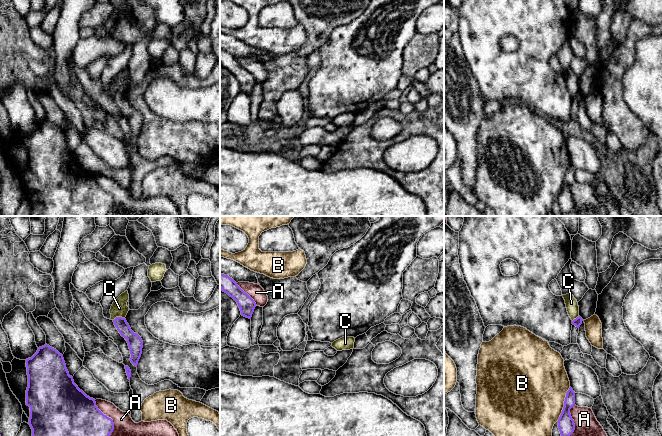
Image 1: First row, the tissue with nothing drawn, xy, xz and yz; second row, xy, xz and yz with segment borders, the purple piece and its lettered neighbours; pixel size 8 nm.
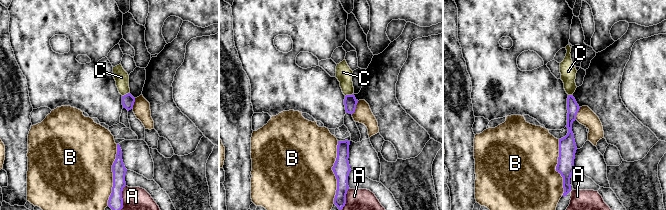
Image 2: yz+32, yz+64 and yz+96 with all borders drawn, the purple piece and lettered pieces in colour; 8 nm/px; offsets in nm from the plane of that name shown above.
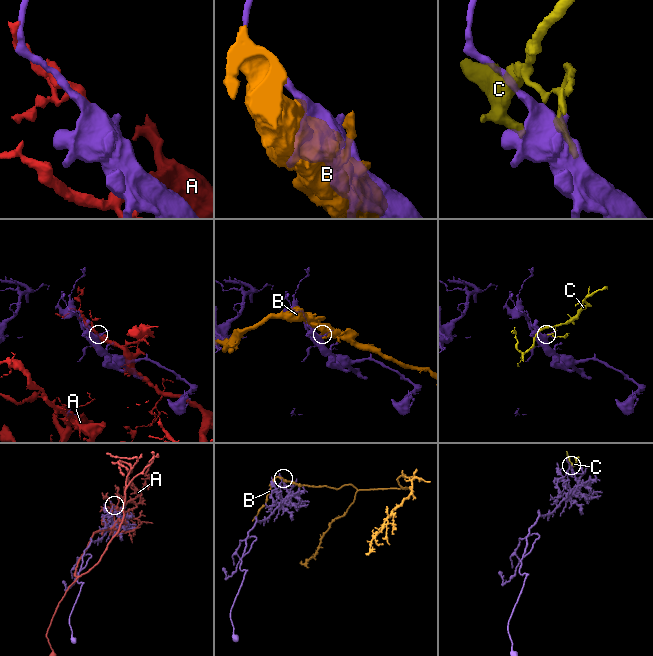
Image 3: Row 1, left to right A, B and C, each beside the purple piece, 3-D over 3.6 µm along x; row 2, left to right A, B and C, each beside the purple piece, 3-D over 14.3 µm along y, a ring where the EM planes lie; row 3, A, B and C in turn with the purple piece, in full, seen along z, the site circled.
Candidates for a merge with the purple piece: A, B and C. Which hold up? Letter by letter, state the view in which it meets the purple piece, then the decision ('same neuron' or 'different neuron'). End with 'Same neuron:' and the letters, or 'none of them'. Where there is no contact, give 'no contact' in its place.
A: contact in xy; different neuron
B: contact in yz; different neuron
C: contact in xy; different neuron
Same neuron: none of them

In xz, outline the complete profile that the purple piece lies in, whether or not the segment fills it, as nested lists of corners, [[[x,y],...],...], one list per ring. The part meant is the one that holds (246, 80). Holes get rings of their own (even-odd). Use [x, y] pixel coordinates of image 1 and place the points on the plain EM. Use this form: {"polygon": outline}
{"polygon": [[[221,49],[220,64],[237,78],[241,91],[251,95],[256,83],[254,76],[245,69],[232,54]]]}

